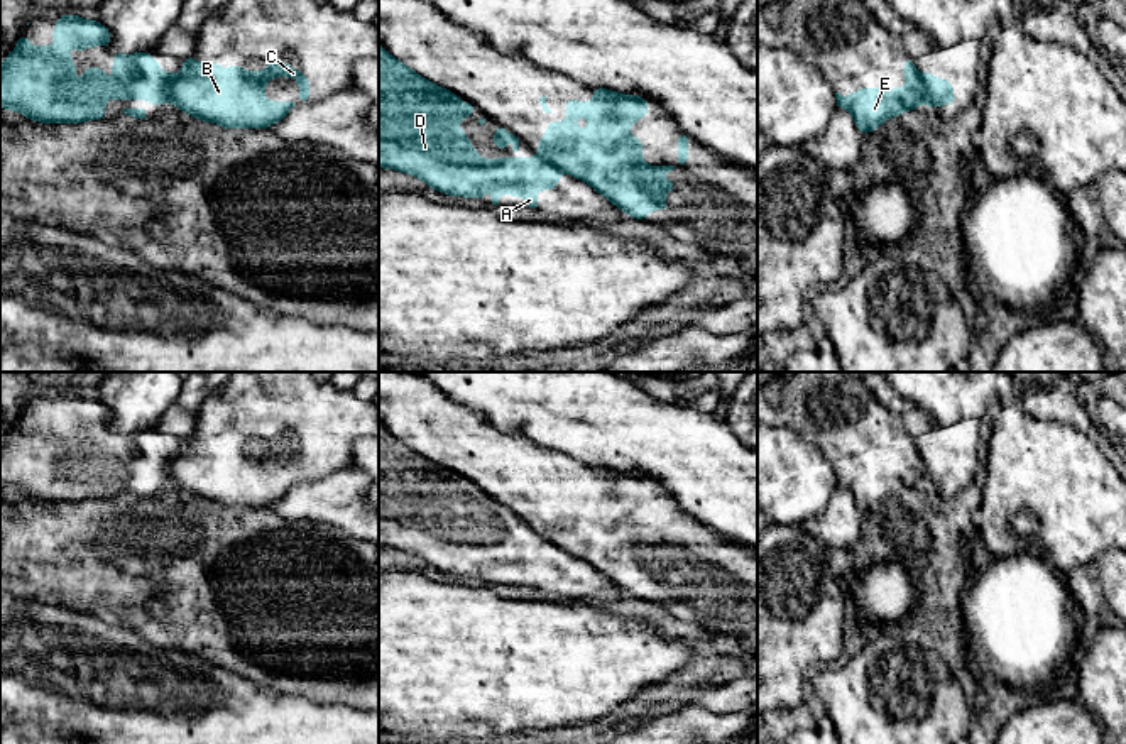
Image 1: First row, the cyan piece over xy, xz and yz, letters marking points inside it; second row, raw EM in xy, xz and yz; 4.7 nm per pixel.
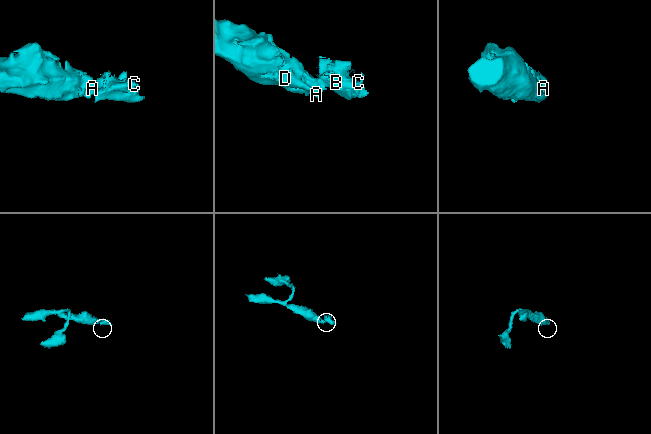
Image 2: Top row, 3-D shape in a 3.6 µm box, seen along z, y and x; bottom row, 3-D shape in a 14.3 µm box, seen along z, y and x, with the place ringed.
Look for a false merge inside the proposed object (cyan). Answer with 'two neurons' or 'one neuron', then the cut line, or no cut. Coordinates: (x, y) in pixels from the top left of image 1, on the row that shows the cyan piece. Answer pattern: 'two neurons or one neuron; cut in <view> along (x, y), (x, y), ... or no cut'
two neurons; cut in yz along (917, 75), (922, 85), (922, 98)

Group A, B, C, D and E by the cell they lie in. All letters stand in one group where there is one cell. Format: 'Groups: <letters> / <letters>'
Groups: A D / B C E

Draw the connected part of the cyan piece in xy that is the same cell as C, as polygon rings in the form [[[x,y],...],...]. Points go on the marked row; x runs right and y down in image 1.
[[[194,54],[183,61],[181,74],[167,85],[167,95],[176,108],[198,120],[225,129],[267,129],[282,120],[296,105],[264,98],[264,85],[281,74],[296,78],[299,103],[309,103],[309,78],[289,68],[287,63],[272,61],[259,73],[230,64],[223,73],[220,63],[198,64]]]

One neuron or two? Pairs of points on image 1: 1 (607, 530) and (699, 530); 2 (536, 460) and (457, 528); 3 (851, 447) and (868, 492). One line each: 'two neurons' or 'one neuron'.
1: one neuron
2: two neurons
3: one neuron

